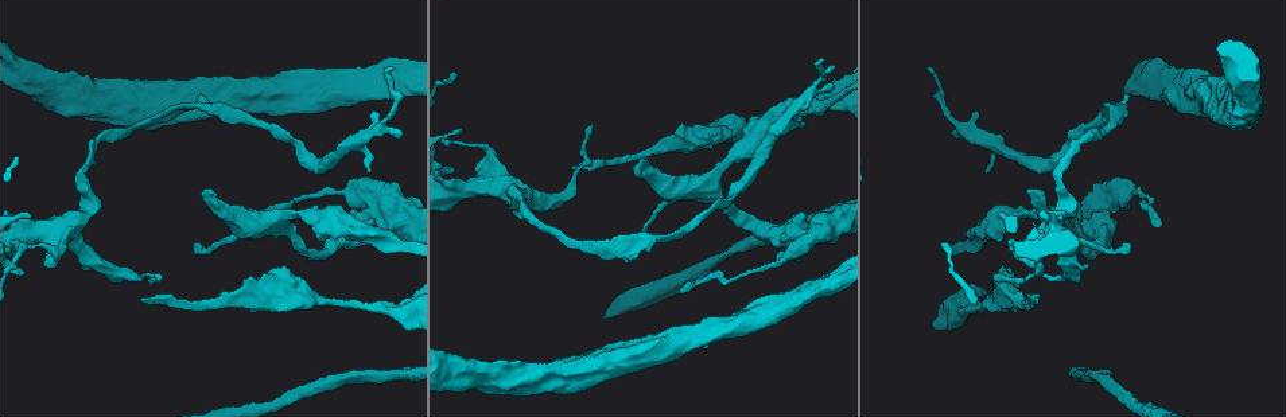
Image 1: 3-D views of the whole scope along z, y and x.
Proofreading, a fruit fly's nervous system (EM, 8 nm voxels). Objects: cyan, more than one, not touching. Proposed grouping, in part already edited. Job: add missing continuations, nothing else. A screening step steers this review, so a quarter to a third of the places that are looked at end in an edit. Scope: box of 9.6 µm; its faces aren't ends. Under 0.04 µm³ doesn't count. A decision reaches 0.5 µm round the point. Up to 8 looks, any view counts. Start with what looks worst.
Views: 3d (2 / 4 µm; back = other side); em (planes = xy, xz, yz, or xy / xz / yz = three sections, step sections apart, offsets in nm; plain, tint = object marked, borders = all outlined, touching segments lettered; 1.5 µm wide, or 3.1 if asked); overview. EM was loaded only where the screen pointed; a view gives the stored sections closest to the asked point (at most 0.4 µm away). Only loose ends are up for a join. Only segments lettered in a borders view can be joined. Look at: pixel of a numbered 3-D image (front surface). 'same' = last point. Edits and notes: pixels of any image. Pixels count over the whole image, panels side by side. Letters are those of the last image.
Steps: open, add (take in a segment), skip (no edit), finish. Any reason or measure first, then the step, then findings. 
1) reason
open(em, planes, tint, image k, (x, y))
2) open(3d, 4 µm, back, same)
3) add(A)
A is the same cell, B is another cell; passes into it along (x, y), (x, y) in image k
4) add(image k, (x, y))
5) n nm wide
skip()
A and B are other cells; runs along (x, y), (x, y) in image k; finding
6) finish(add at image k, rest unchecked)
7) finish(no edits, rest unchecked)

open(em, planes, borders, image 1, (1159, 222))

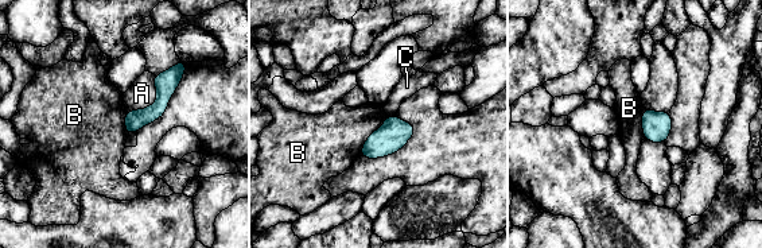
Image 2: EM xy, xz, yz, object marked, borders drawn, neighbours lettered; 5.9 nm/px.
170 nm wide
skip()
A, B and C are other cells; runs along (178, 76), (163, 100), (129, 130) in image 2; no lettered segment goes on from it

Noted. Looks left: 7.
branch stops here
open(em, planes, borders, image 1, (1032, 189))

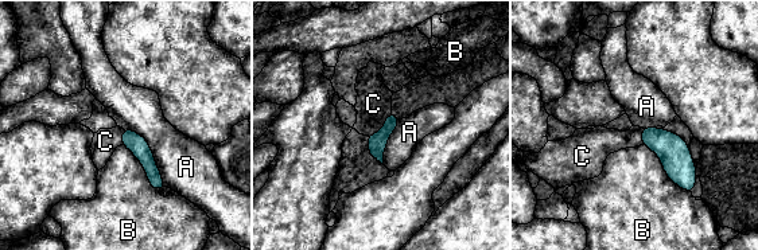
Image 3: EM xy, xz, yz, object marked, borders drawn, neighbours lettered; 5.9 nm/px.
add(C)
C is the same cell, A and B are other cells; passes into it along (377, 143), (384, 127), (373, 104) in image 3; it goes on there

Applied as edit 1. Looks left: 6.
branch stops here
open(em, planes, borders, image 1, (833, 88))

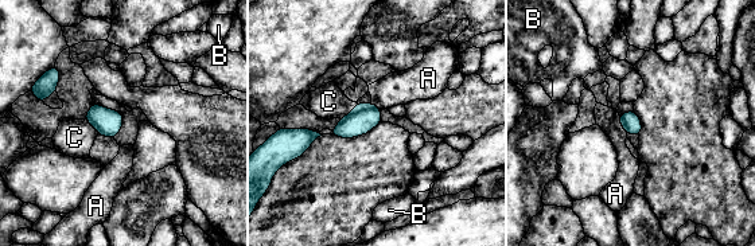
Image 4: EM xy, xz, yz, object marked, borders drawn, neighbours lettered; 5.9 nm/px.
skip()
A, B and C are other cells; border along (618, 116), (626, 135) in image 4; no lettered segment goes on from it

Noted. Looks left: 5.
finish(add at image 3, rest unchecked)

